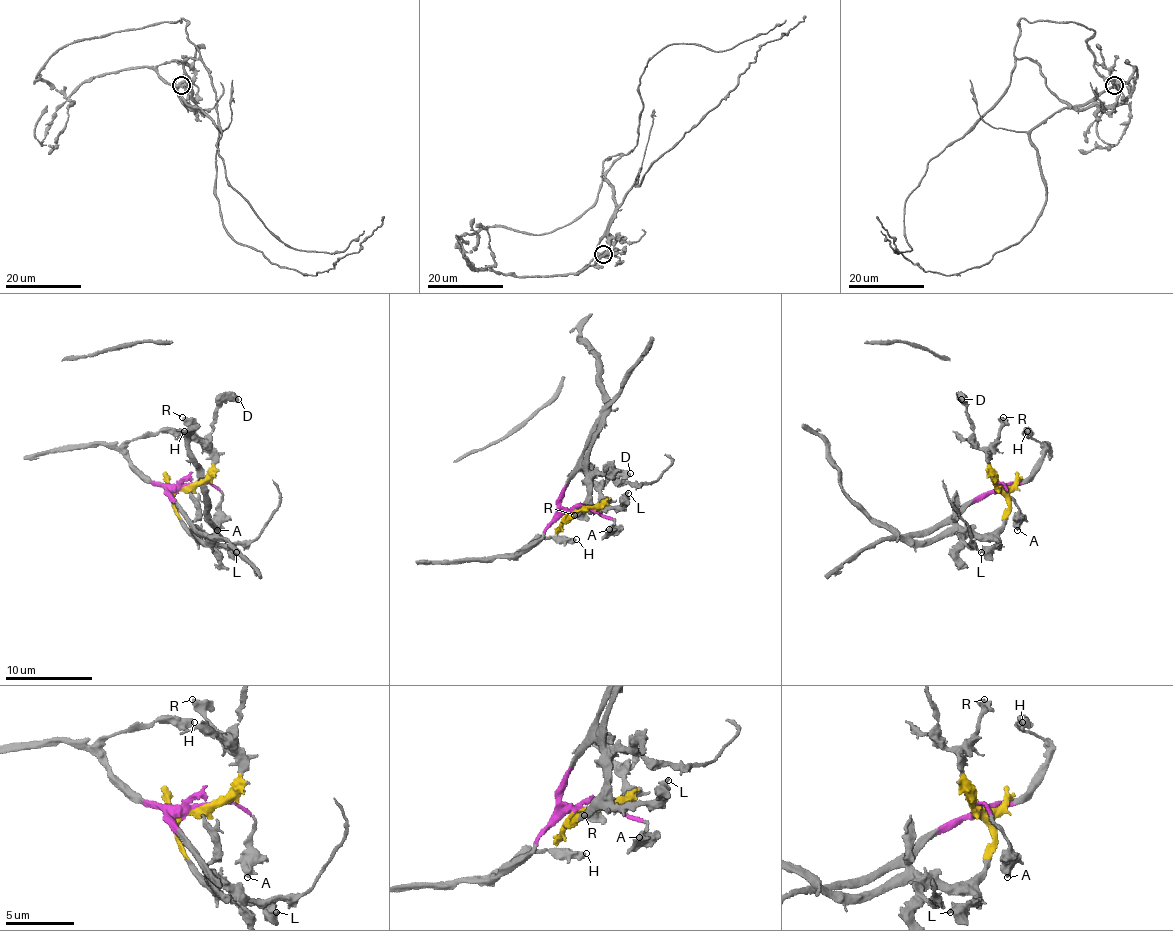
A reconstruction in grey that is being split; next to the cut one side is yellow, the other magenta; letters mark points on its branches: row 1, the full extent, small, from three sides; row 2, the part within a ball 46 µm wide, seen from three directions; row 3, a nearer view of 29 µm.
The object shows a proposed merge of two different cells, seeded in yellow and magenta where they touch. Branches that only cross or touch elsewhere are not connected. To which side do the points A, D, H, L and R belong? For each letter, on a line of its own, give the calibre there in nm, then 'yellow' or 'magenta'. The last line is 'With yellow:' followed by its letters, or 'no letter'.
A: 500 nm | magenta
D: 550 nm | yellow
H: 480 nm | magenta
L: 600 nm | yellow
R: 500 nm | yellow
With yellow: D, L, R

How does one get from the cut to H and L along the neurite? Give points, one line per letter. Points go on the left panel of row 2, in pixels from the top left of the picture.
H: (184, 487), (153, 484), (132, 463), (127, 452), (129, 443), (145, 434), (184, 432)
L: (184, 487), (173, 502), (182, 522), (199, 539), (226, 546), (237, 552)

